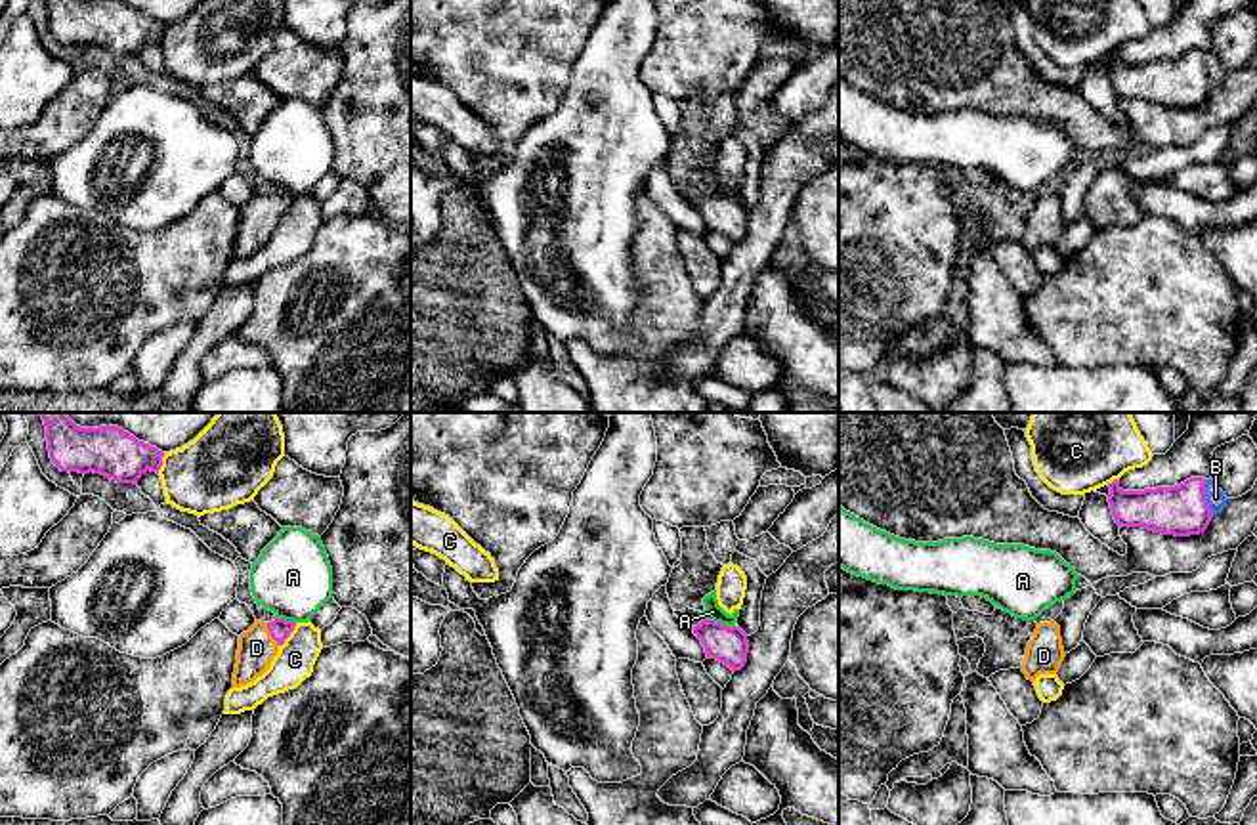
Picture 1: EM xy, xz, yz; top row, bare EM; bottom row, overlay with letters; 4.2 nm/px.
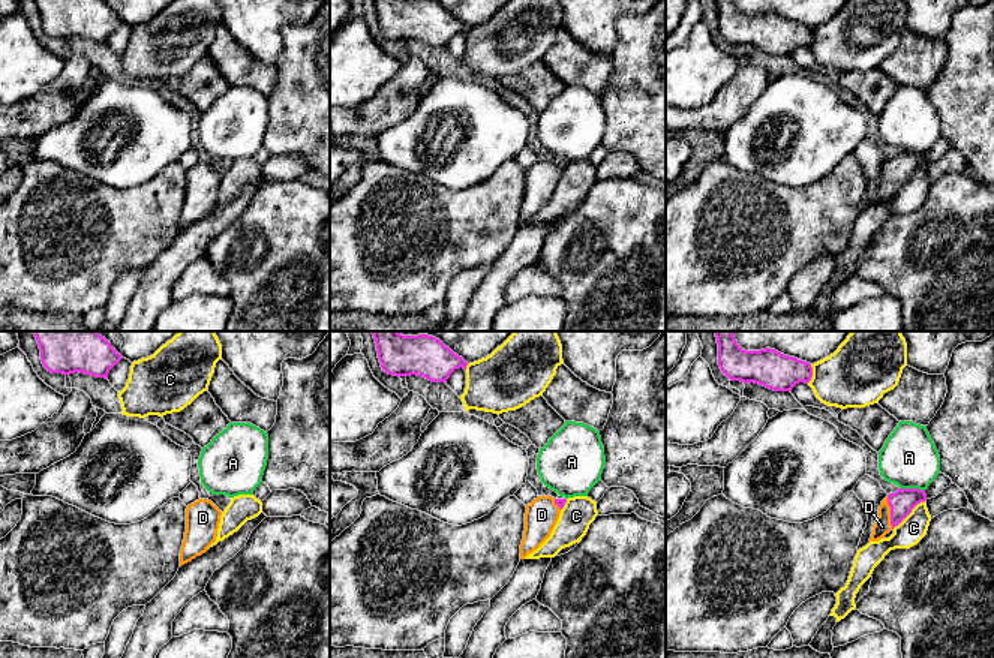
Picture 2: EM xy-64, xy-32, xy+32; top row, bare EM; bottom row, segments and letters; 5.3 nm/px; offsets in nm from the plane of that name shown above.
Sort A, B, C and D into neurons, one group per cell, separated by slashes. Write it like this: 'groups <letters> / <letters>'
groups A / B / C / D

